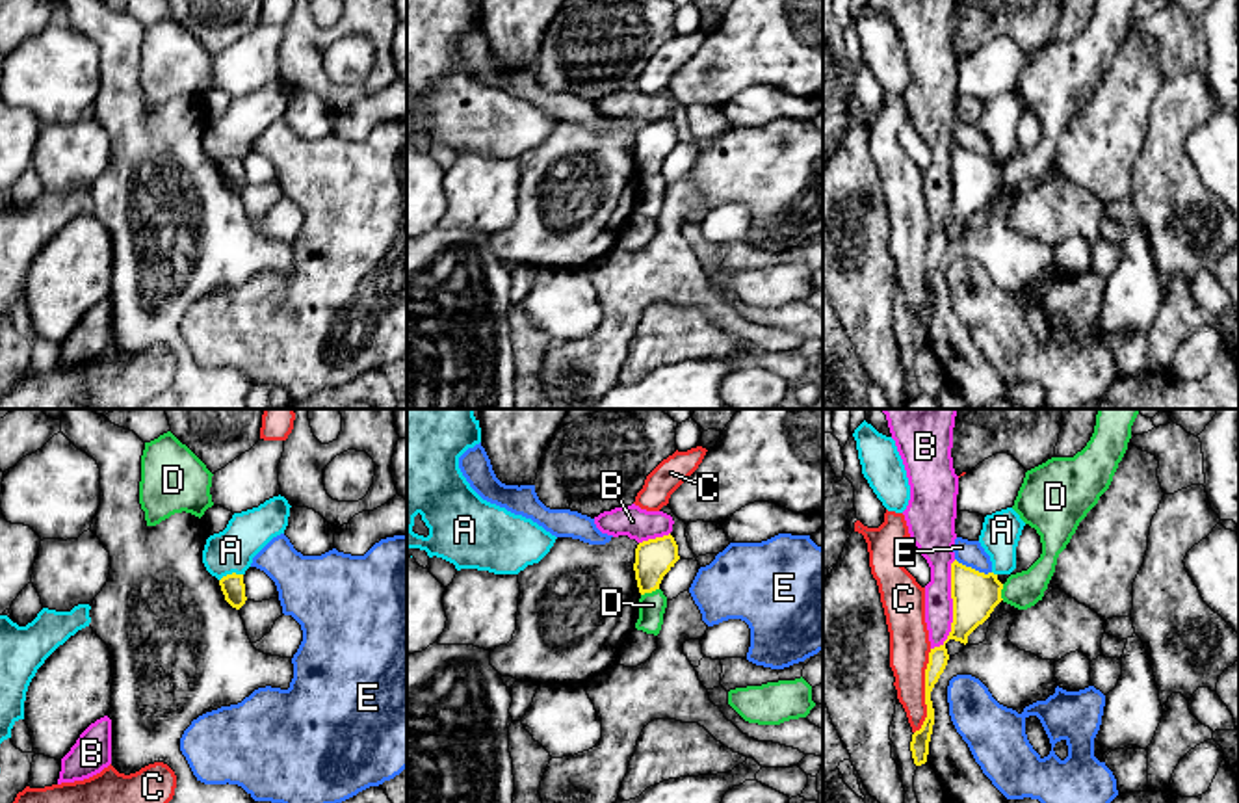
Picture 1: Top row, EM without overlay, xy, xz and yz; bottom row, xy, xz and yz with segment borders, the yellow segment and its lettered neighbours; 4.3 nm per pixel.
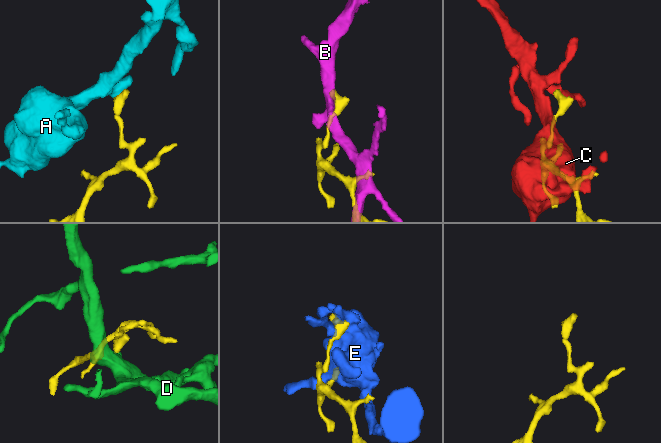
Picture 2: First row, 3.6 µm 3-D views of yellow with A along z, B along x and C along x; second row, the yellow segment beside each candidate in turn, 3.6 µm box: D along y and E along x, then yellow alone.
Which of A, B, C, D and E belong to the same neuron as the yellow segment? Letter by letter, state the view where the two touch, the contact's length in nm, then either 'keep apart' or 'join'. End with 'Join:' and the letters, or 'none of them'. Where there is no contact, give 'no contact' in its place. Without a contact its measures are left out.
A: xy | 110 nm | keep apart
B: yz | 400 nm | keep apart
C: yz | 380 nm | keep apart
D: xz | 90 nm | keep apart
E: yz | 170 nm | keep apart
Join: none of them

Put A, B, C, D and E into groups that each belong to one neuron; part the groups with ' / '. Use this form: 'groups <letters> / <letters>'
groups A / B / C / D / E

